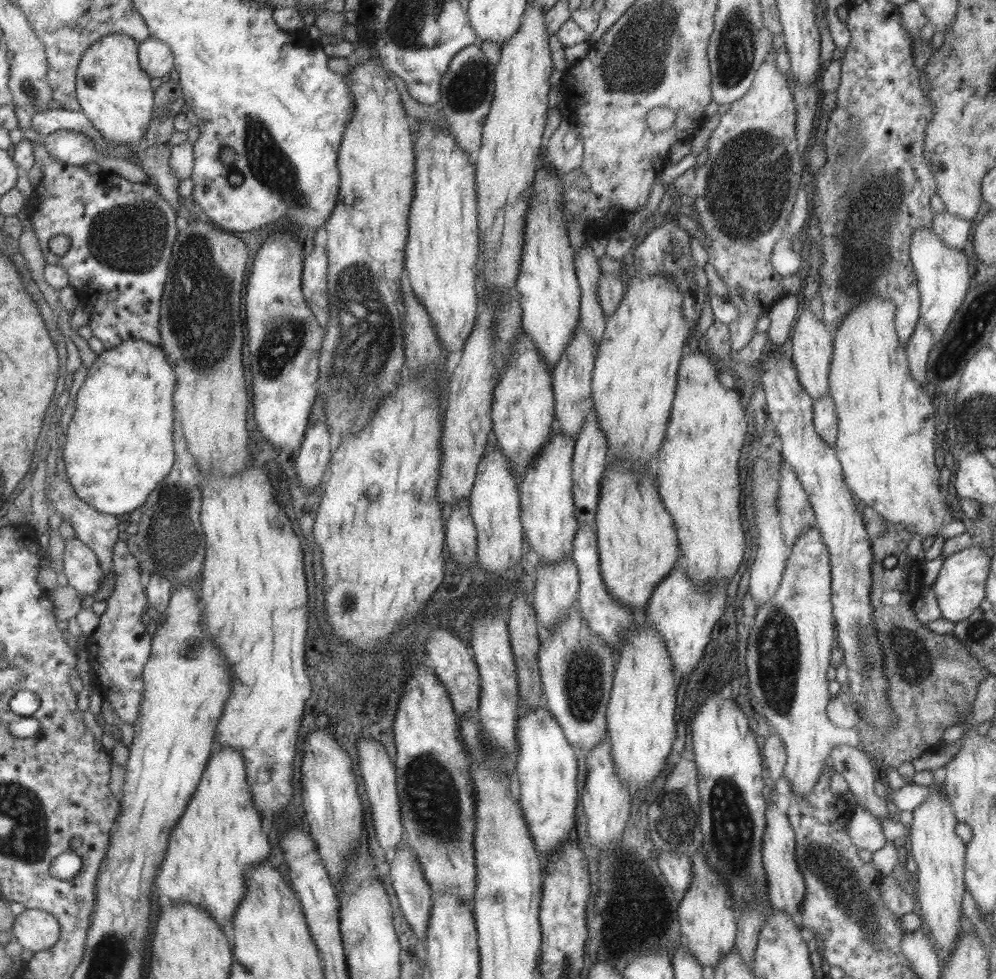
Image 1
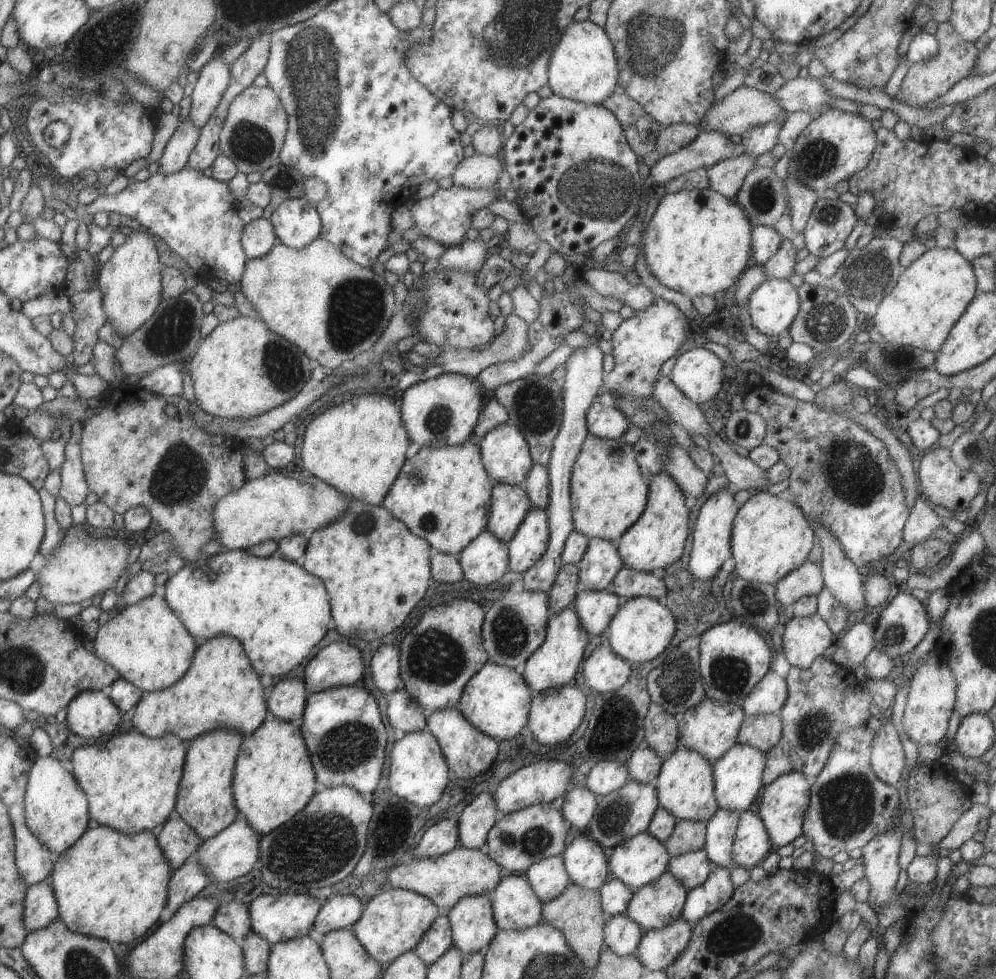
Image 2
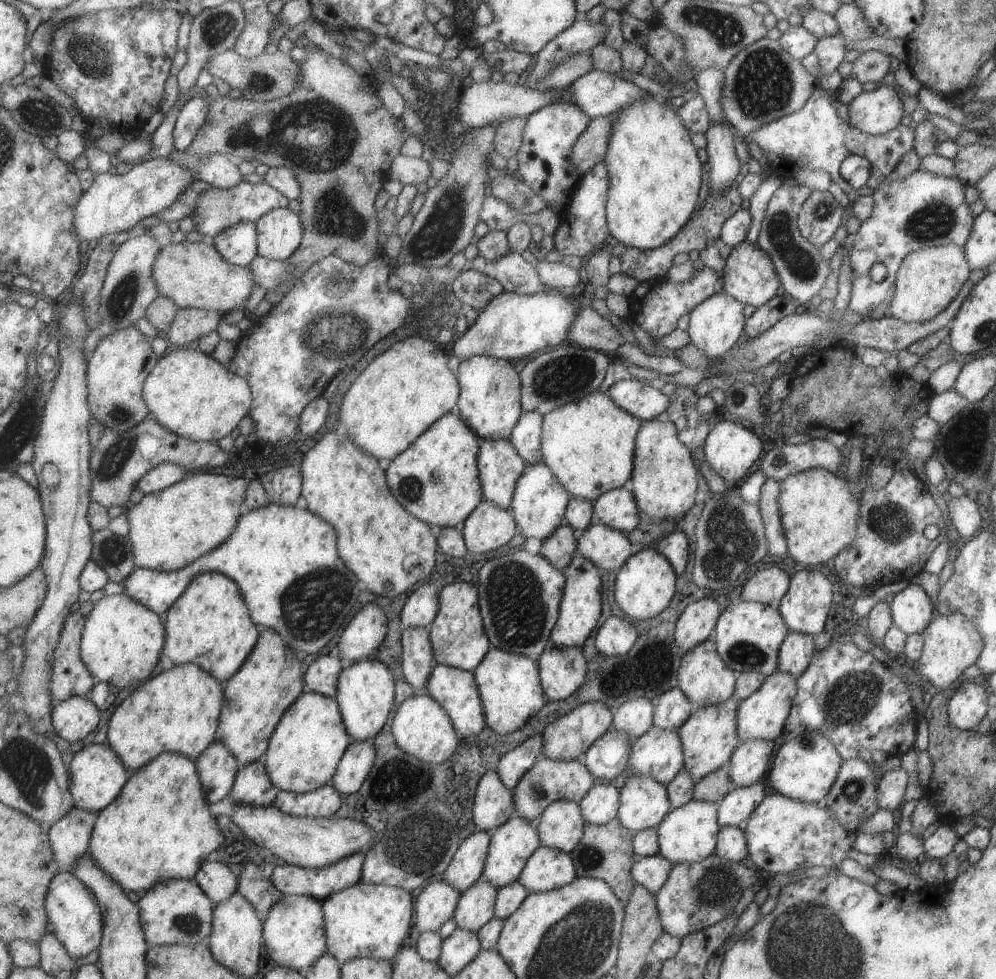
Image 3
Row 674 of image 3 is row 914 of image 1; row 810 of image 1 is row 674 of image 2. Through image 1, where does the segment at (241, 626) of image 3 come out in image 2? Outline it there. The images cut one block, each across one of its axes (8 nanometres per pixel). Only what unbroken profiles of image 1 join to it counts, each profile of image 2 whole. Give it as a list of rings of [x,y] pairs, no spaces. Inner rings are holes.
[[[215,635],[205,642],[197,644],[189,668],[179,680],[167,688],[145,692],[135,705],[135,712],[130,718],[132,726],[148,737],[158,737],[169,733],[178,736],[188,744],[196,736],[213,729],[235,729],[242,736],[253,732],[263,722],[267,710],[259,676],[251,668],[251,663],[241,643],[229,635]]]

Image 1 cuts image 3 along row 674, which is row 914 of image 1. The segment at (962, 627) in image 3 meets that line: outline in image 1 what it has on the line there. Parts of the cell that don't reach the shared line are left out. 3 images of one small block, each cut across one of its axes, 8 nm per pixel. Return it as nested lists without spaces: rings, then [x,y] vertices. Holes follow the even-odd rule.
[[[943,782],[931,784],[934,791],[912,810],[912,823],[908,832],[910,856],[916,864],[915,898],[919,905],[921,924],[926,928],[945,952],[945,958],[952,951],[955,939],[958,939],[961,896],[966,890],[964,885],[965,844],[955,835],[953,828],[957,824],[953,809],[943,790]]]

